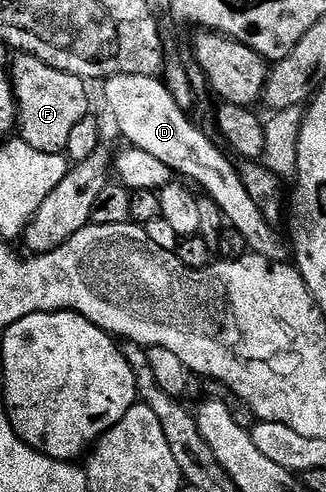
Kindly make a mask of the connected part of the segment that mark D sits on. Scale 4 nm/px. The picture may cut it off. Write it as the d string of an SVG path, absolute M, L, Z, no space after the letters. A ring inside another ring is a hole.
M116 75L115 77L105 78L104 85L106 85L106 105L110 108L110 113L114 116L114 121L118 124L119 131L130 140L127 142L133 148L140 151L148 151L148 155L153 155L156 159L160 159L160 163L168 163L168 167L175 174L180 173L182 176L187 177L187 179L184 178L187 182L195 181L195 183L190 183L197 186L199 190L202 188L206 192L203 194L218 205L218 210L222 213L223 218L229 222L233 229L240 231L240 235L244 235L251 254L267 257L273 261L289 262L291 260L292 253L288 248L287 242L285 240L282 242L278 238L278 233L274 230L277 228L263 215L260 207L256 207L256 203L252 201L252 195L248 195L248 191L242 182L239 166L237 164L234 166L229 161L231 158L221 148L218 150L190 122L191 114L187 110L180 108L176 103L176 99L172 99L165 80L158 77L149 77L148 75Z

